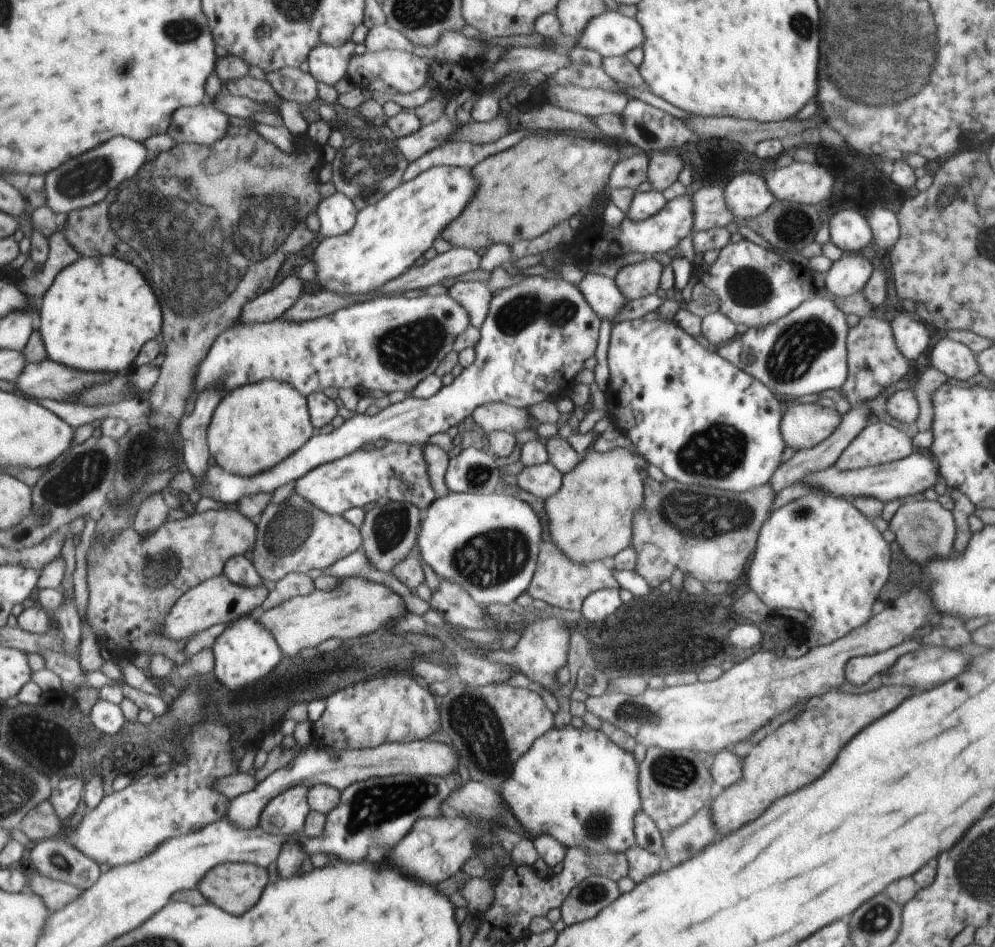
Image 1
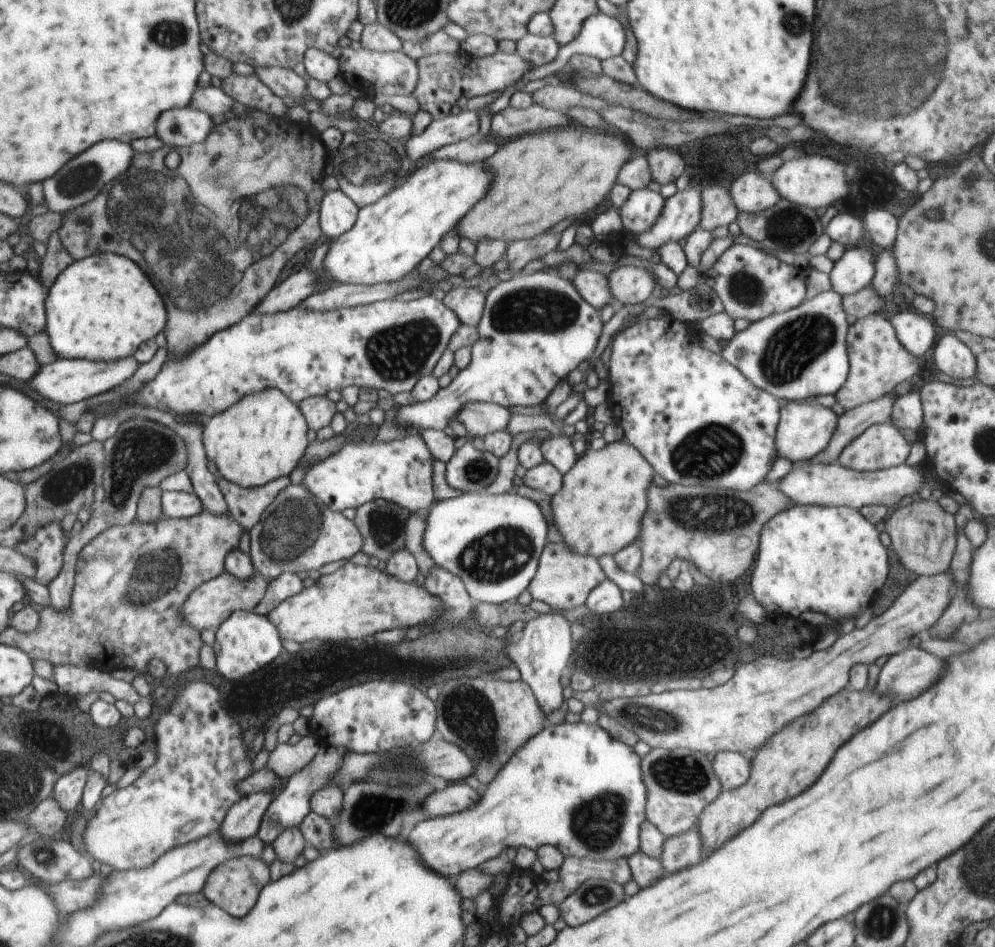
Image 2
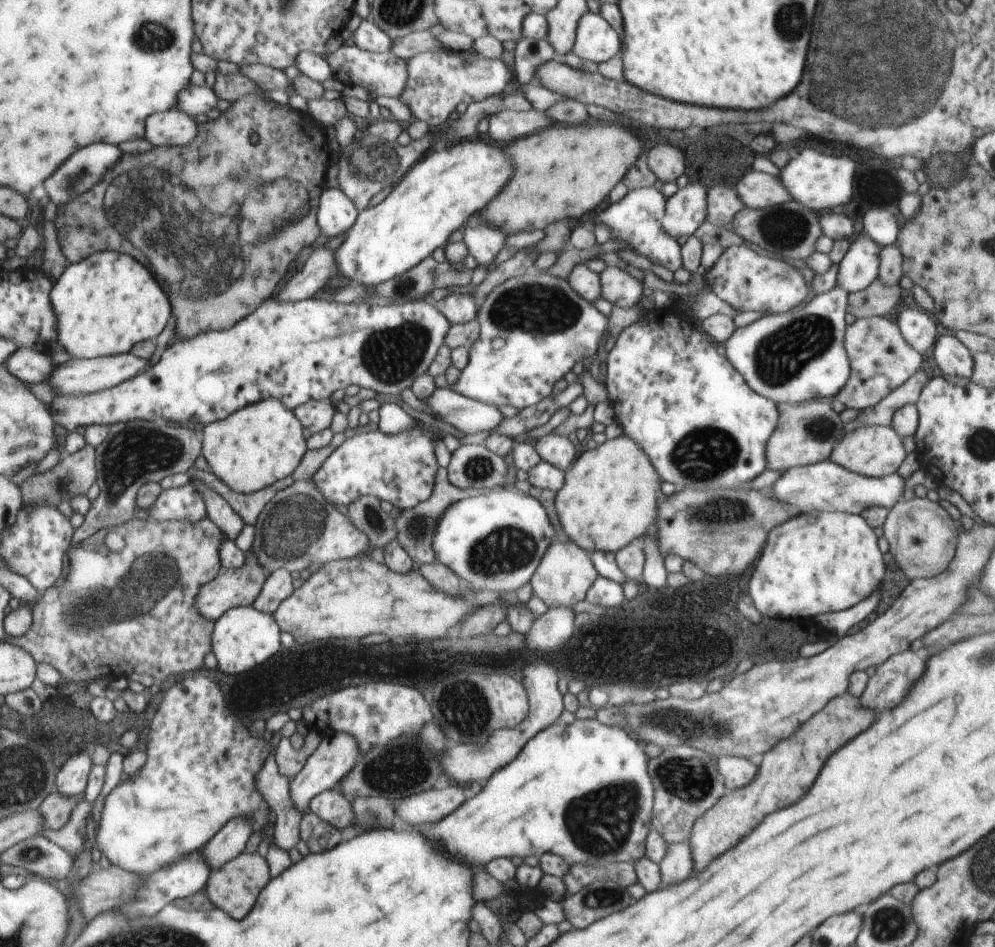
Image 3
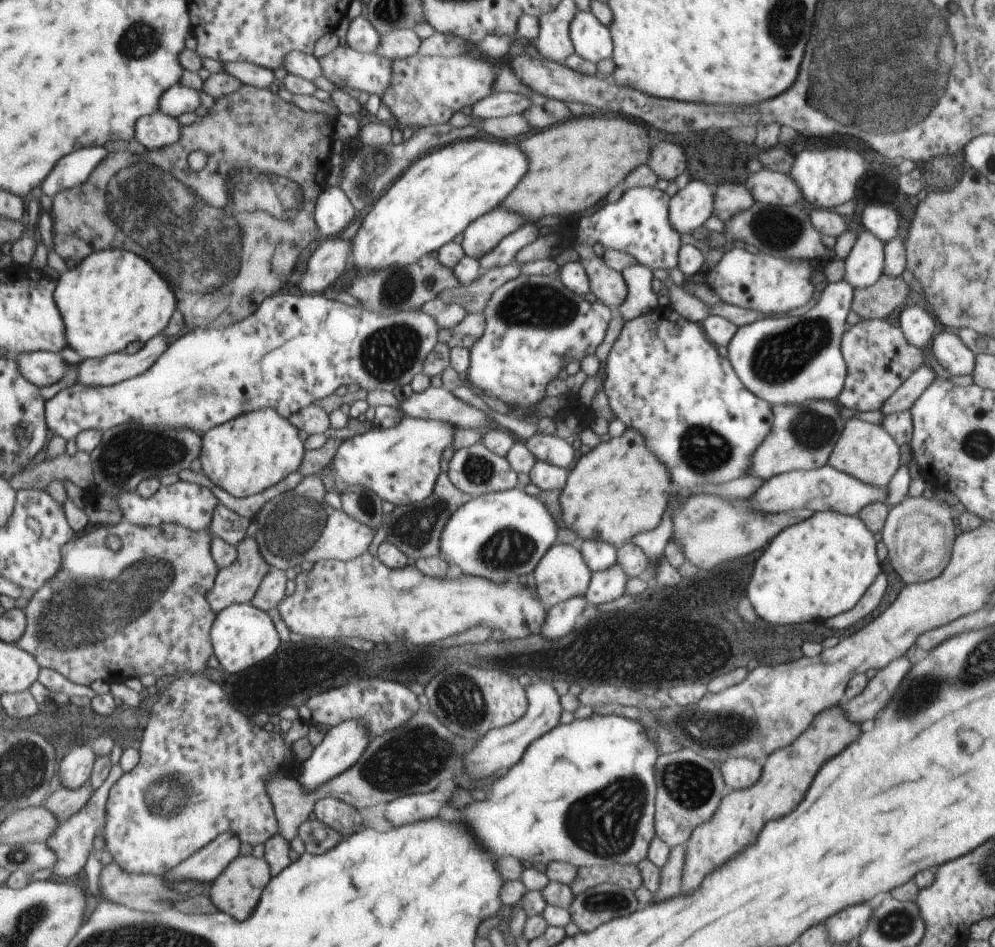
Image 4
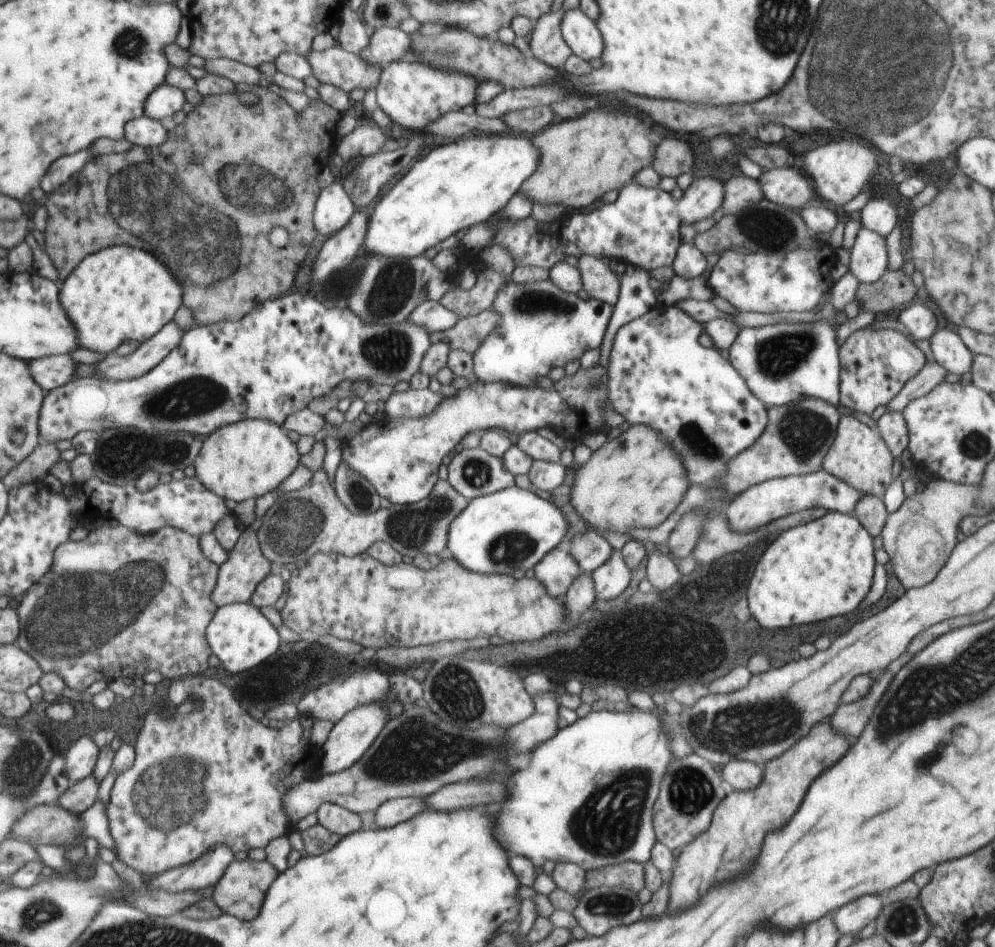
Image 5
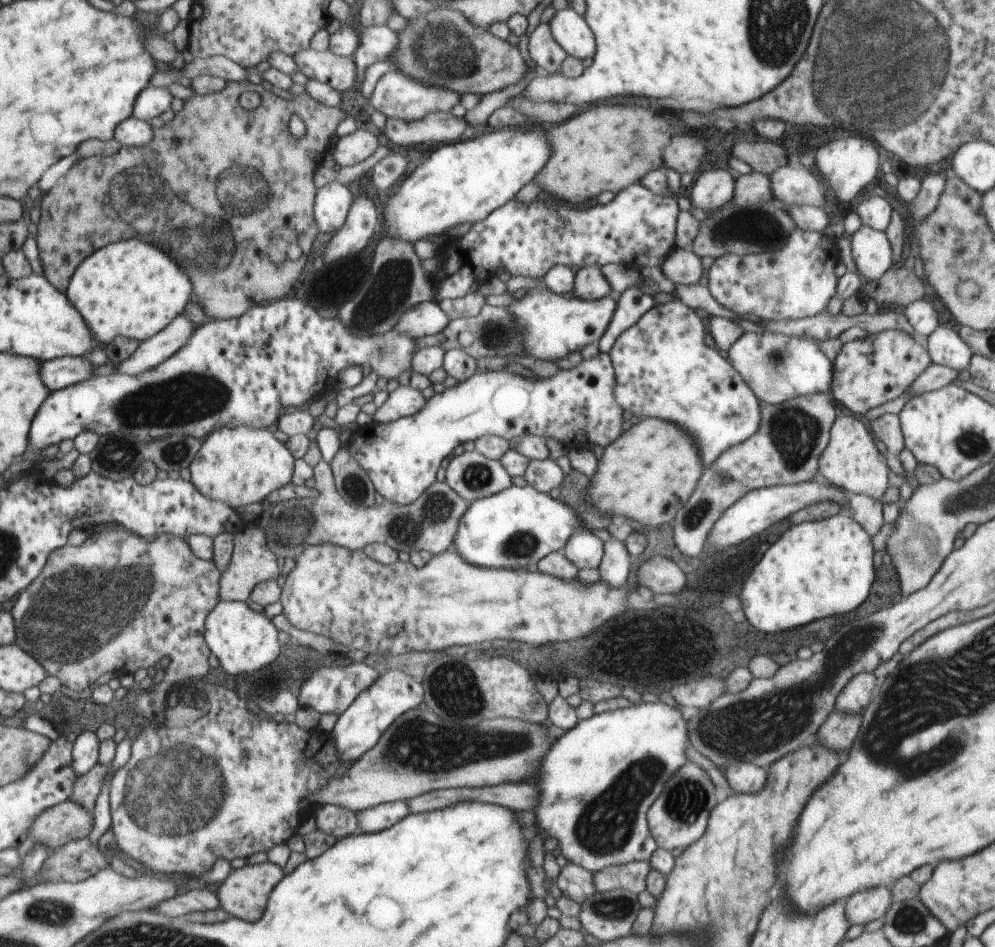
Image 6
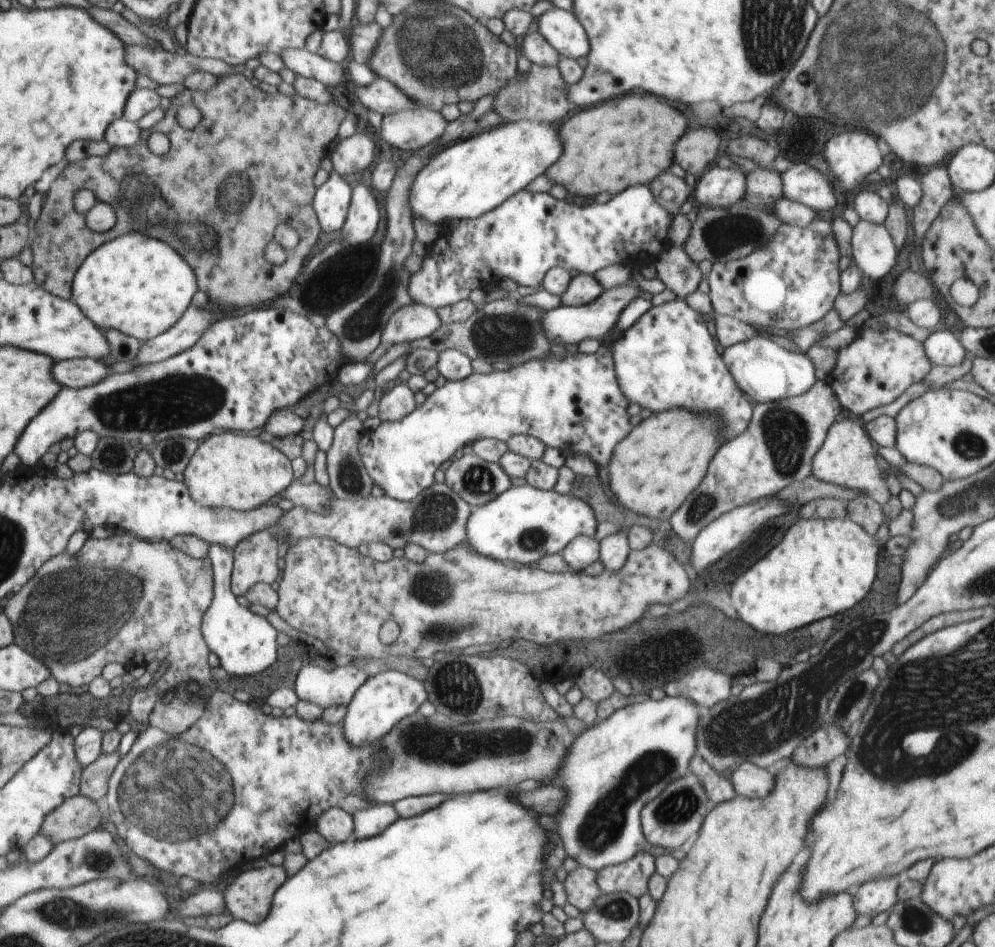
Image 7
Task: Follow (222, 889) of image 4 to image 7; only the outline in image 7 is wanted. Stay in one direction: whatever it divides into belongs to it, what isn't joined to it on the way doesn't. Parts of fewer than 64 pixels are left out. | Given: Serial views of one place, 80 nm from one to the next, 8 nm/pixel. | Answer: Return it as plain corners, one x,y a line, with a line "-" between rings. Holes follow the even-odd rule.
282,865
243,870
223,892
228,912
234,919
262,922
268,916
274,893
287,878

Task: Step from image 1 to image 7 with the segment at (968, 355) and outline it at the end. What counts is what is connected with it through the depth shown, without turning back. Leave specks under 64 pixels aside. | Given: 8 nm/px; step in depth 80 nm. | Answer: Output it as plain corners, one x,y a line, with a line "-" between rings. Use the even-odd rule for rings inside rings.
946,328
932,331
923,345
932,365
958,366
967,355
958,335

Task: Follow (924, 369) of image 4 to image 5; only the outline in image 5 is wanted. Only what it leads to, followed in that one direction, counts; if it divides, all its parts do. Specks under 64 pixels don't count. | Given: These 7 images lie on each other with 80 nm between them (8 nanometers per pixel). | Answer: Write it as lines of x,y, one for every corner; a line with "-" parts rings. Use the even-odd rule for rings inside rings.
927,362
924,368
913,376
904,388
888,404
888,411
900,411
916,398
932,392
948,374
948,371
938,363

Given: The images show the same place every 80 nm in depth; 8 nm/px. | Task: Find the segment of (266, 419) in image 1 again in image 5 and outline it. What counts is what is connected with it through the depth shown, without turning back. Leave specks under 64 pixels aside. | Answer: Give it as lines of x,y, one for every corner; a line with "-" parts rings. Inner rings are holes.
246,419
220,427
203,438
198,456
193,462
196,478
215,495
226,501
241,503
260,498
266,492
280,488
283,482
301,462
295,442
289,440
287,431
281,425
268,422
267,419

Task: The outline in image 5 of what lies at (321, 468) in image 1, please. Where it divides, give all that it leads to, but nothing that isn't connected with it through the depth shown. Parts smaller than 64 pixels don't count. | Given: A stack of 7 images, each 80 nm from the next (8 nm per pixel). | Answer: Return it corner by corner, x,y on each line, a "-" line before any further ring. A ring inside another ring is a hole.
597,363
591,368
580,367
575,374
565,375
560,380
553,382
550,389
538,385
525,387
522,385
507,385
499,382
486,382
472,378
467,388
459,390
454,396
444,397
438,406
422,418
403,418
398,420
376,420
365,425
360,434
350,440
345,440
342,445
342,461
353,473
360,473
367,478
377,490
377,493
395,505
410,505
426,498
436,484
438,468
442,458
454,453
456,444
470,432
484,432
485,430
498,429
508,436
514,434
536,432
539,428
549,427
555,430
569,444
581,441
586,434
602,432
607,436
611,427
604,419
604,412
613,409
607,396
607,380
609,379
606,367

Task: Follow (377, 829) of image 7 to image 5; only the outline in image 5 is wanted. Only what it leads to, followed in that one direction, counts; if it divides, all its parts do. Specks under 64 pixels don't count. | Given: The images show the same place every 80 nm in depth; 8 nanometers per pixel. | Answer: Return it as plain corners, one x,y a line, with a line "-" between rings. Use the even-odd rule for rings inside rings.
406,797
390,799
383,802
375,810
374,820
379,829
385,829
410,820
414,815
417,815
424,809
428,809
425,804
425,798

